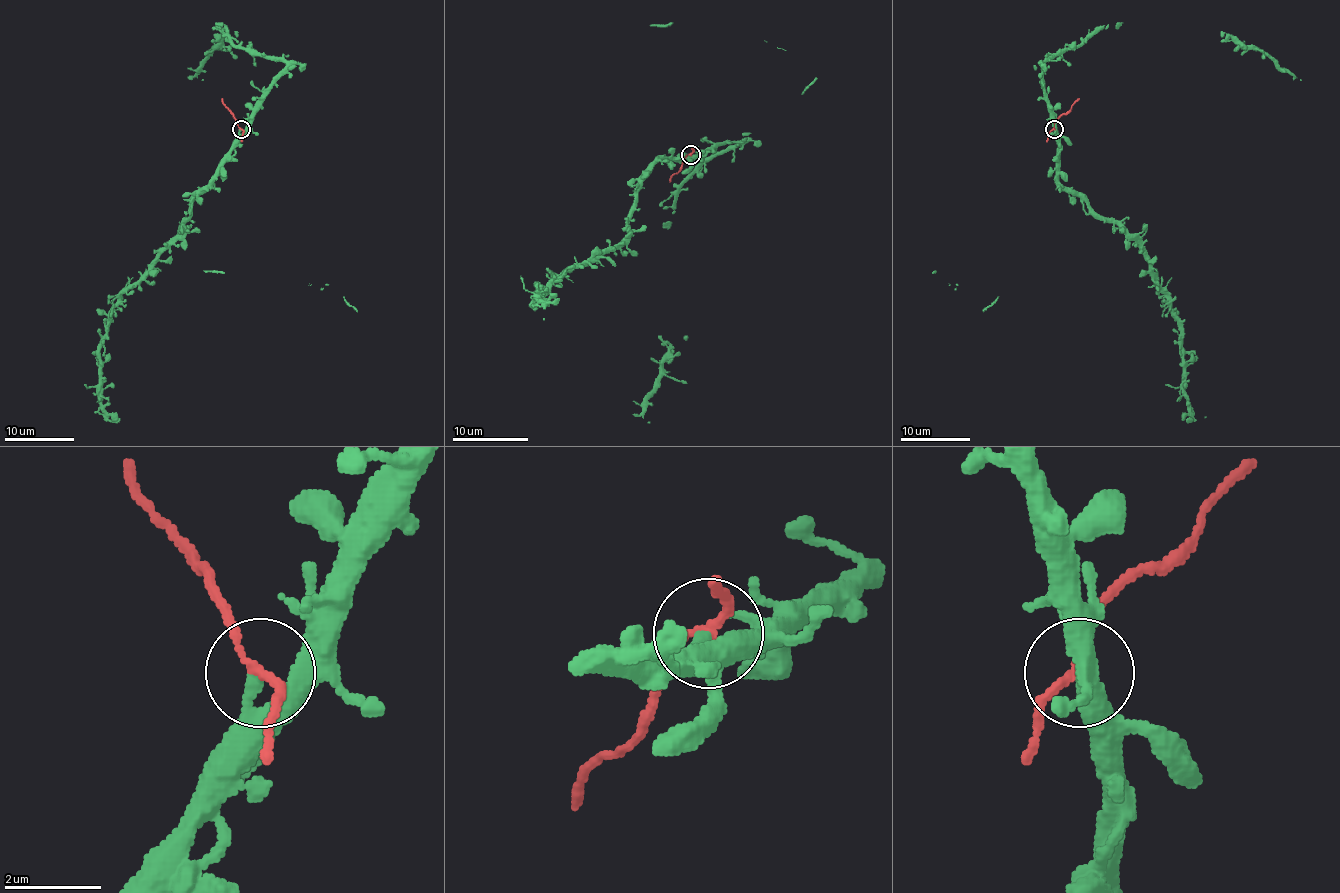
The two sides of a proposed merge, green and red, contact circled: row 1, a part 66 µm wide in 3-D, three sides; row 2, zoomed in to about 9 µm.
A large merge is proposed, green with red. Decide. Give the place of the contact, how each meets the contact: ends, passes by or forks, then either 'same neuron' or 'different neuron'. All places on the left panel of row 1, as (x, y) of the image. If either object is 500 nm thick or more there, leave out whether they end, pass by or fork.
at (241, 129); green ends there; red passes by; different neuron

